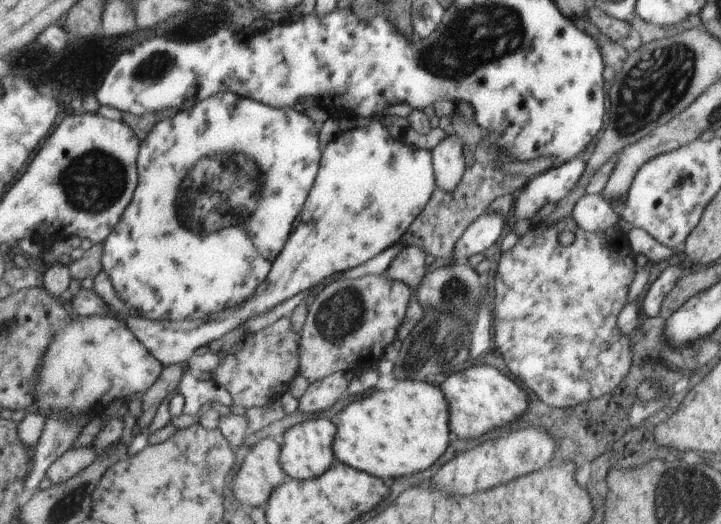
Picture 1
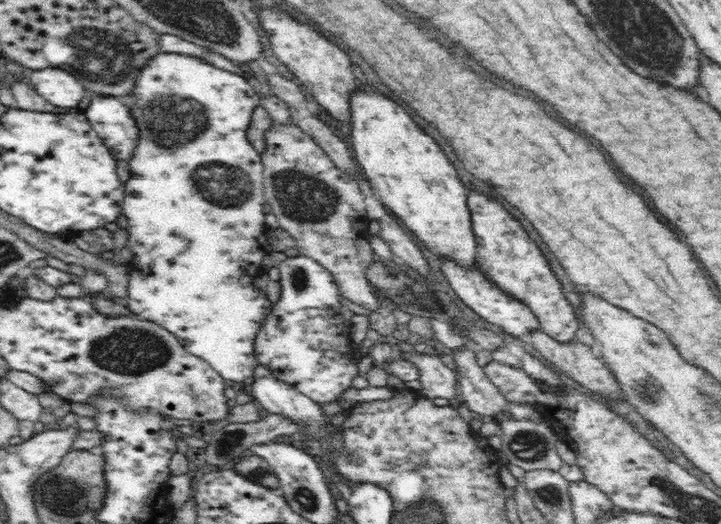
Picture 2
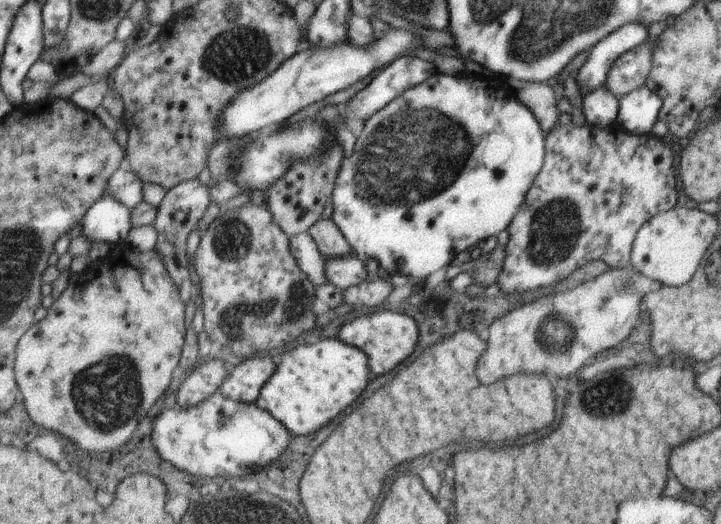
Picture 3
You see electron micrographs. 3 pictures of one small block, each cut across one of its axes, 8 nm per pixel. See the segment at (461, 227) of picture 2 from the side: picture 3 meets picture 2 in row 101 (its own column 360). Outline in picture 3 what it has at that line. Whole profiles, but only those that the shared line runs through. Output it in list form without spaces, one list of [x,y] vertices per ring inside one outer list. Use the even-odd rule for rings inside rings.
[[[325,338],[325,340],[317,340],[313,344],[299,344],[287,352],[281,354],[281,362],[277,364],[275,372],[271,374],[271,378],[263,384],[261,388],[261,396],[265,402],[265,408],[271,416],[275,416],[281,424],[285,424],[293,436],[303,436],[303,434],[311,434],[313,428],[321,428],[323,424],[327,424],[335,414],[339,414],[345,406],[349,406],[363,390],[365,382],[367,382],[367,354],[359,348],[353,348],[337,338]]]

